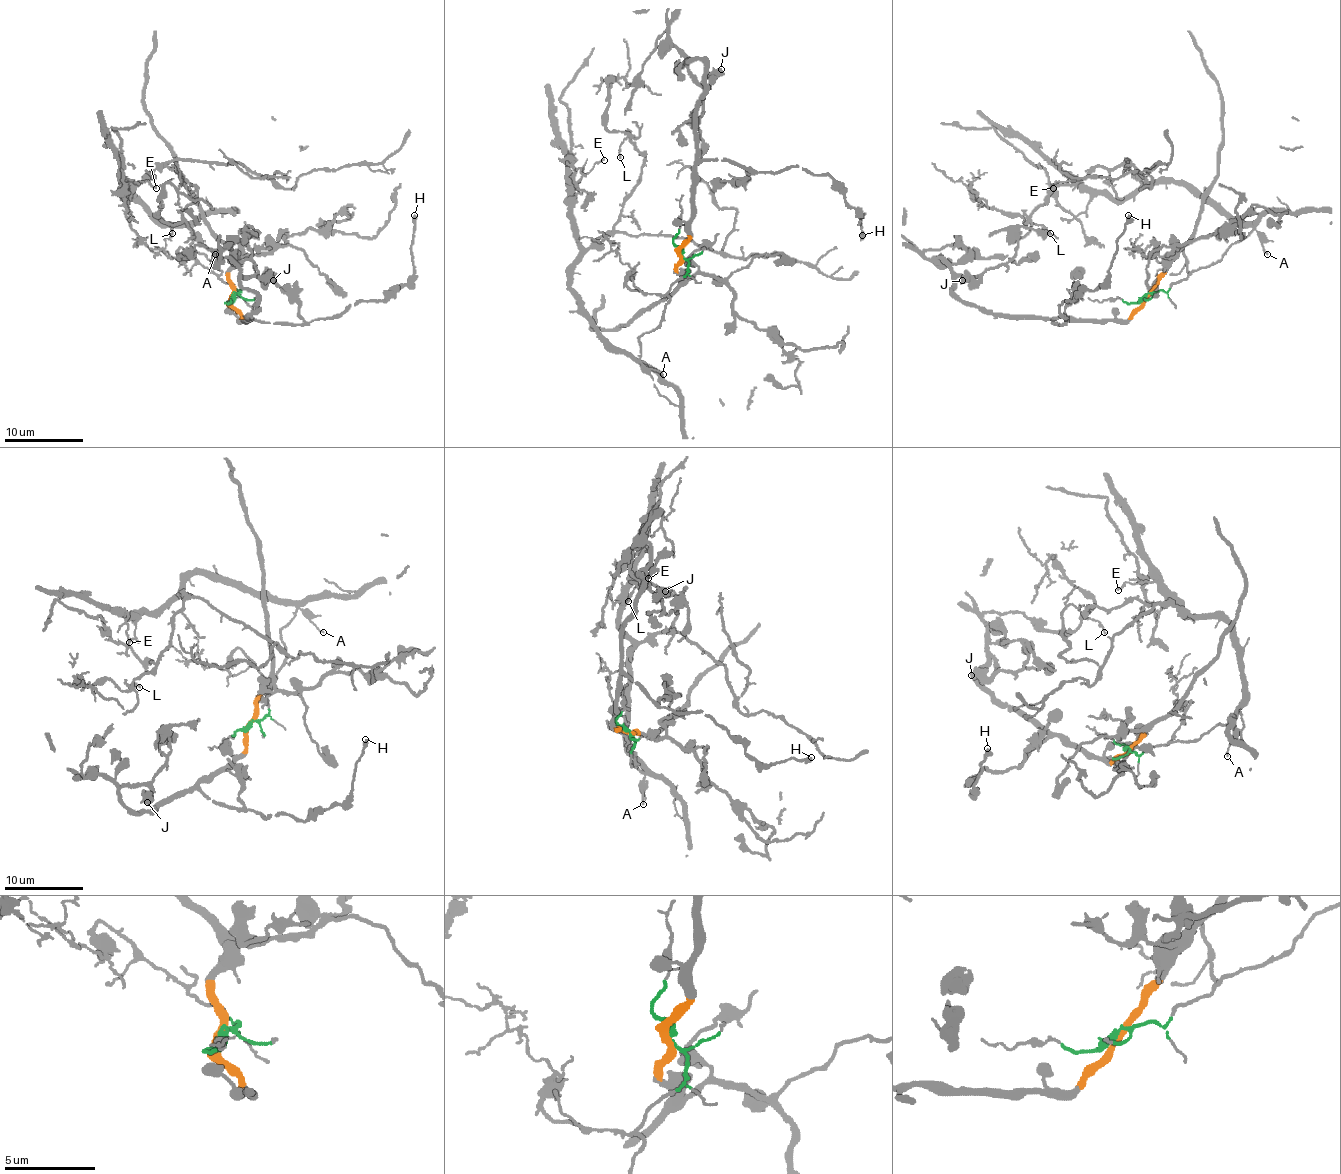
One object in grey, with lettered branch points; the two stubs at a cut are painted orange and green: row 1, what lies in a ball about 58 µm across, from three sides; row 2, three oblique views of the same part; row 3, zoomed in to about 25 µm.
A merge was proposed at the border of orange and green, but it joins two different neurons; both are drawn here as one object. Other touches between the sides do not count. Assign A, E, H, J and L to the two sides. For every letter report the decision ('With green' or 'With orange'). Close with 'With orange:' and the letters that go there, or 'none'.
A: With green
E: With green
H: With orange
J: With orange
L: With green
With orange: H, J

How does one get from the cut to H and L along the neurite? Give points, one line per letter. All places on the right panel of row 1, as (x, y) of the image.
H: (1147, 297), (1125, 320), (1052, 322), (1066, 320), (1060, 305), (1093, 291), (1107, 275), (1129, 214)
L: (1147, 297), (1213, 265), (1251, 226), (1182, 185), (1145, 183), (1121, 165), (1052, 191), (1029, 220), (1050, 234)

